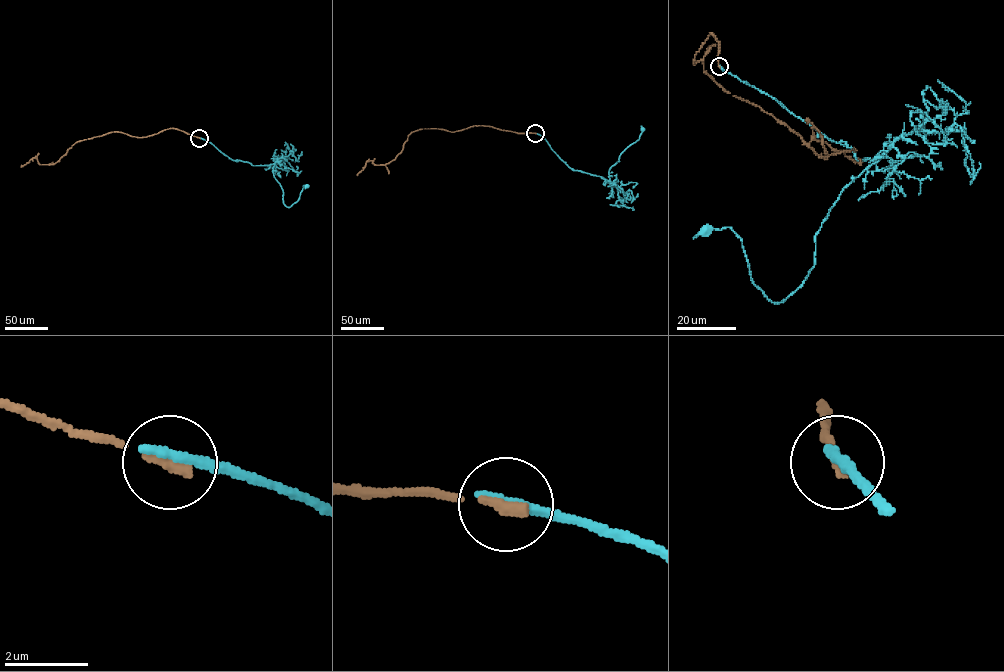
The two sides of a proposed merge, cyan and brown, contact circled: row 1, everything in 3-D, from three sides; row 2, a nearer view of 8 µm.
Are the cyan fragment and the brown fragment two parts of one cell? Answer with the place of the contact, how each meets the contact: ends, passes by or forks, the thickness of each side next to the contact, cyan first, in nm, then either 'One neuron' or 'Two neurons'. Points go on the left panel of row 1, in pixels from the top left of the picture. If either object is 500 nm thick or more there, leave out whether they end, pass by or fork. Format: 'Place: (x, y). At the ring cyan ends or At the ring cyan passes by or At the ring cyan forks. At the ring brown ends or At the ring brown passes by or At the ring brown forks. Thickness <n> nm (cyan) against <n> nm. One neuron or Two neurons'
Place: (199, 138). At the ring cyan ends. At the ring brown ends. Thickness 280 nm (cyan) against 320 nm. Two neurons

